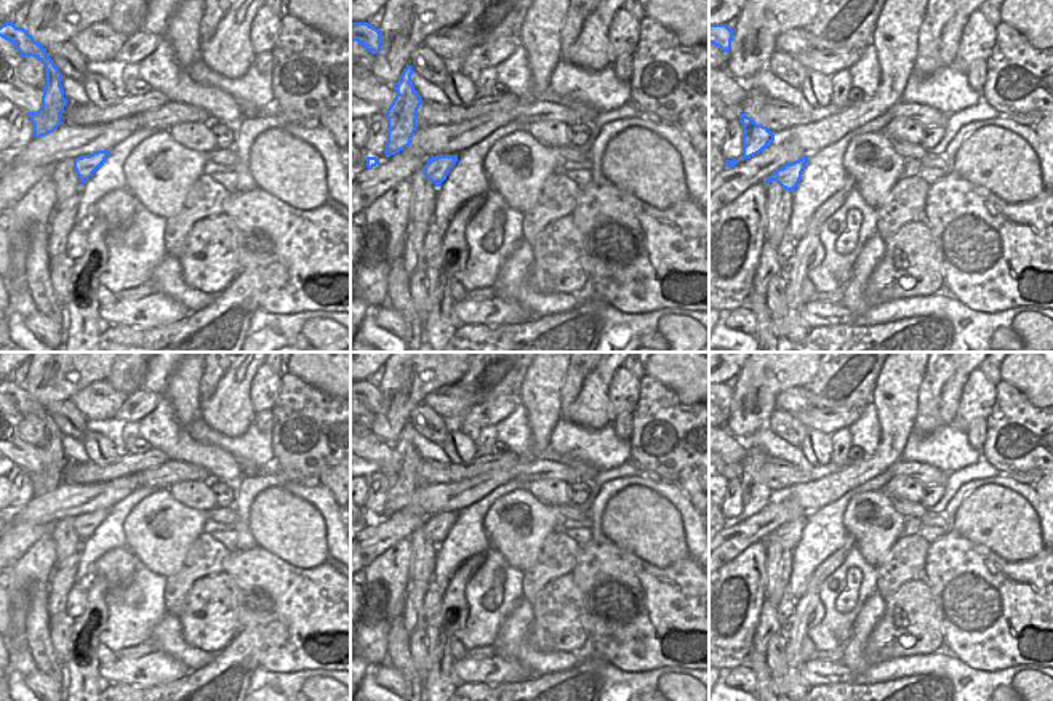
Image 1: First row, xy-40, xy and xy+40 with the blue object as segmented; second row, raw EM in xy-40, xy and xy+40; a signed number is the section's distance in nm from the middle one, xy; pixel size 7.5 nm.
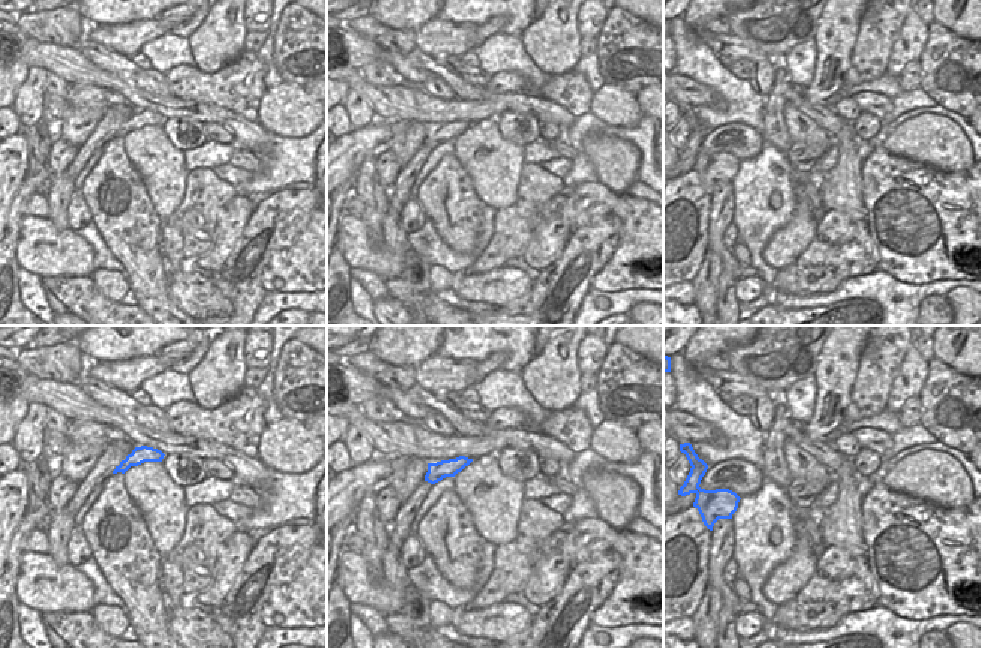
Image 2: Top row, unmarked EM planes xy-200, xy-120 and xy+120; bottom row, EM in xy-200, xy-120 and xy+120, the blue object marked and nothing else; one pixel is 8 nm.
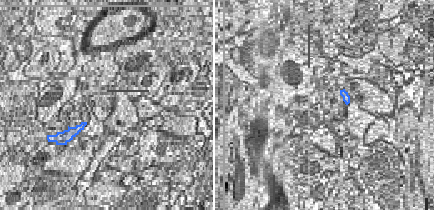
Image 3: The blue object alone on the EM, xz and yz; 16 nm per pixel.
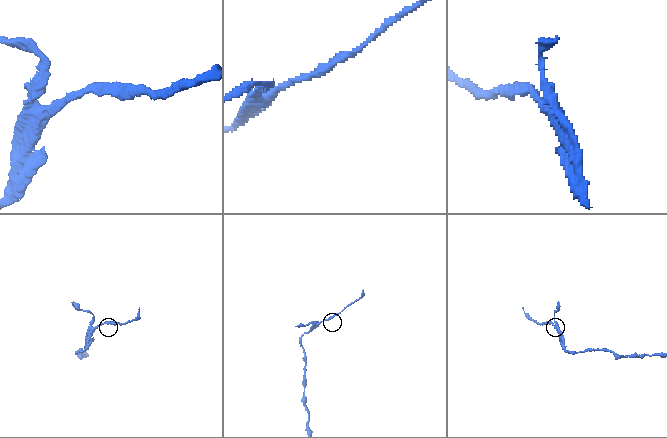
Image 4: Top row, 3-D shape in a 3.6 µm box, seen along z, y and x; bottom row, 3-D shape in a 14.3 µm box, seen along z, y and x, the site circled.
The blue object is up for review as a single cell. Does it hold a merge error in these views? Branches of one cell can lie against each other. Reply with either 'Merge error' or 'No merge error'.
Merge error.

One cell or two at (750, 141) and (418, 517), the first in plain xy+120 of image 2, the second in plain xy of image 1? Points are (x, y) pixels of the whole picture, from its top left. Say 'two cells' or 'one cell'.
one cell

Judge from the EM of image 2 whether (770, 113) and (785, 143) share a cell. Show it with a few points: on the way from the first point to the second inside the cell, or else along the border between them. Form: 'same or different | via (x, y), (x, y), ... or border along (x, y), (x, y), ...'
same | via (773, 120), (777, 135)

